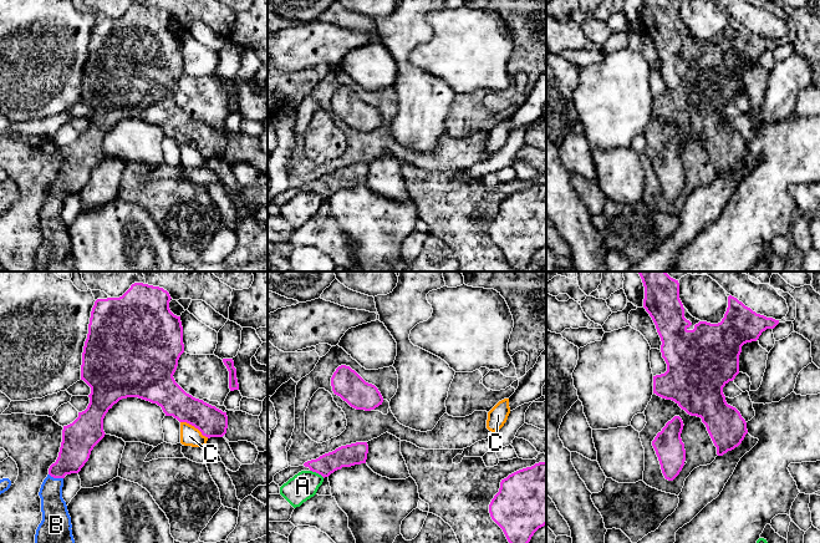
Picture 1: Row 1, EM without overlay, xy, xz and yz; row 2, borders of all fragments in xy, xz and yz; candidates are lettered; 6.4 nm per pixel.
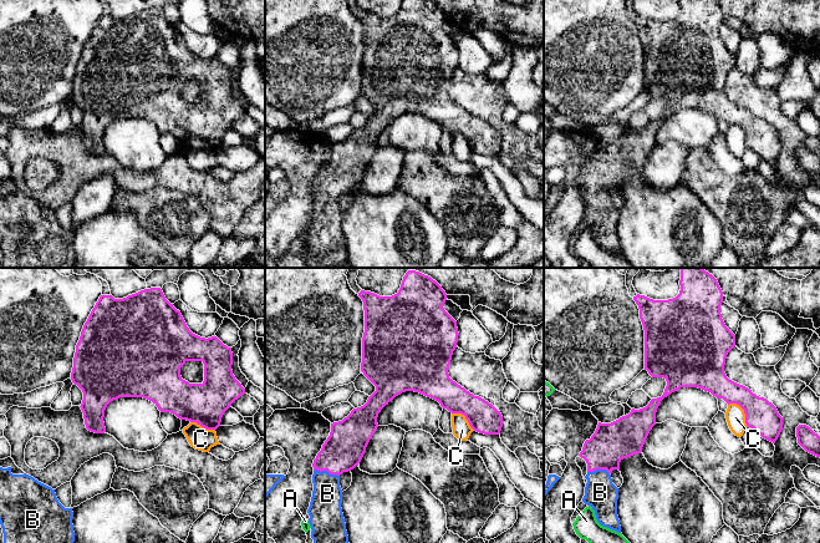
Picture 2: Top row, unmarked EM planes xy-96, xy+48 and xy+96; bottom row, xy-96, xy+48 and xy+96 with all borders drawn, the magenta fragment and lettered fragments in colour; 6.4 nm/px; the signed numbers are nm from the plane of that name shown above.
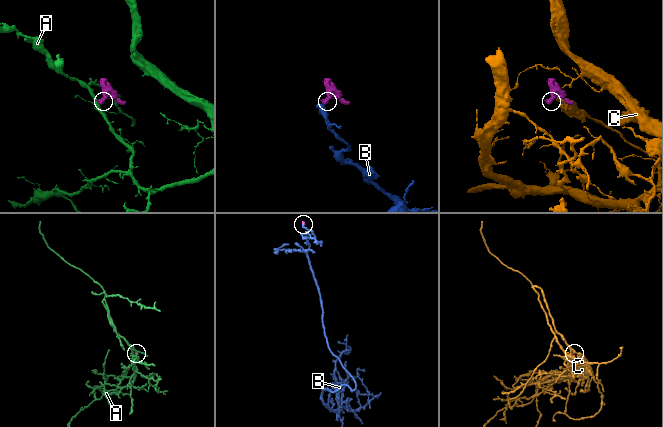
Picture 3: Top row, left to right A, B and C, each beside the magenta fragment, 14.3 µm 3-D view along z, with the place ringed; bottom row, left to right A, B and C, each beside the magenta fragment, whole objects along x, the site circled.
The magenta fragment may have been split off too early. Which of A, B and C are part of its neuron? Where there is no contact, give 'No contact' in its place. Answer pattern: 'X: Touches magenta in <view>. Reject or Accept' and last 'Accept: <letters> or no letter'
A: Touches magenta in xz. Reject
B: Touches magenta in xy. Accept
C: Touches magenta in xy. Reject
Accept: B

